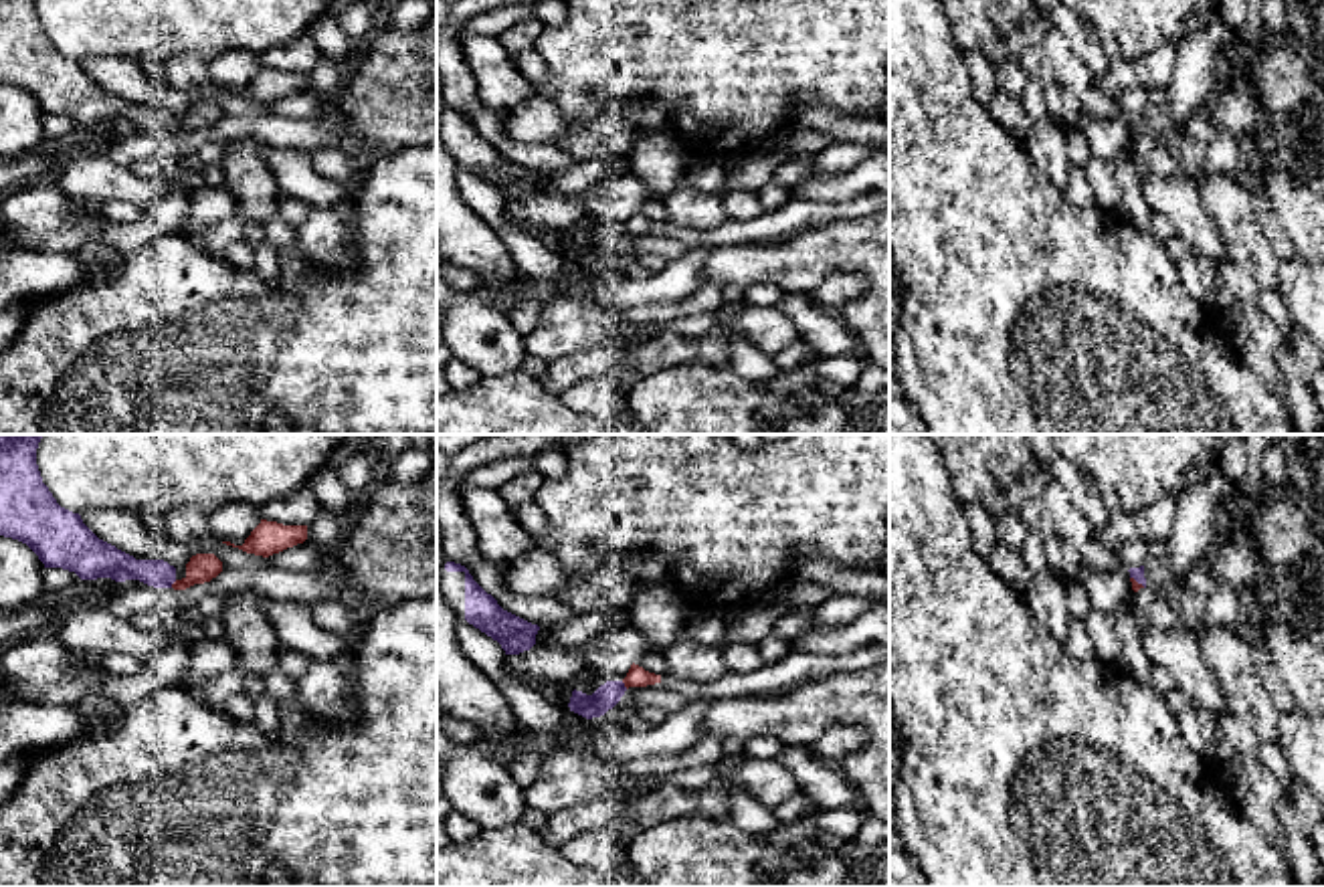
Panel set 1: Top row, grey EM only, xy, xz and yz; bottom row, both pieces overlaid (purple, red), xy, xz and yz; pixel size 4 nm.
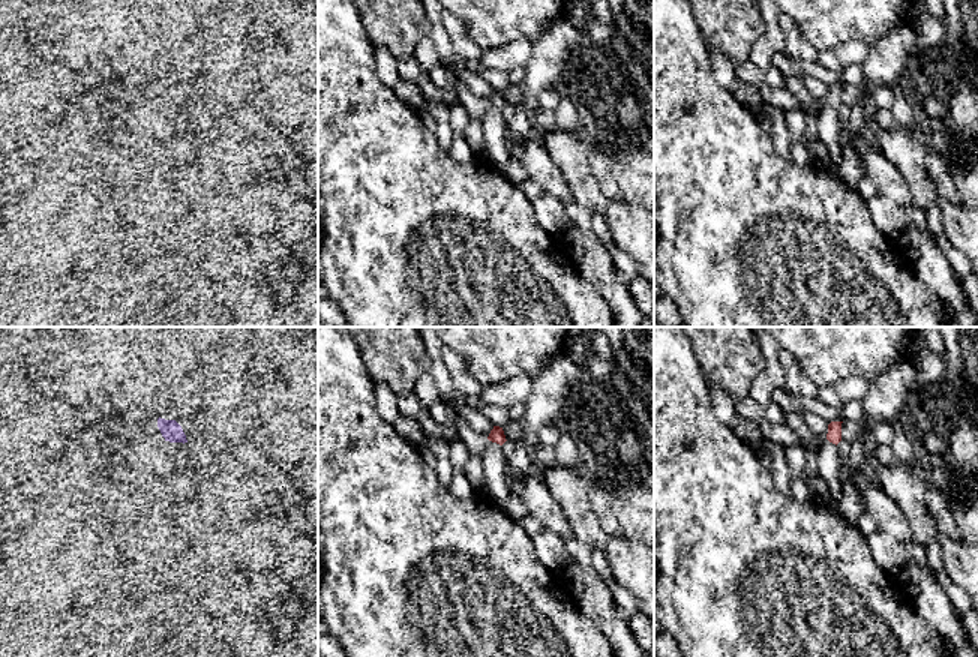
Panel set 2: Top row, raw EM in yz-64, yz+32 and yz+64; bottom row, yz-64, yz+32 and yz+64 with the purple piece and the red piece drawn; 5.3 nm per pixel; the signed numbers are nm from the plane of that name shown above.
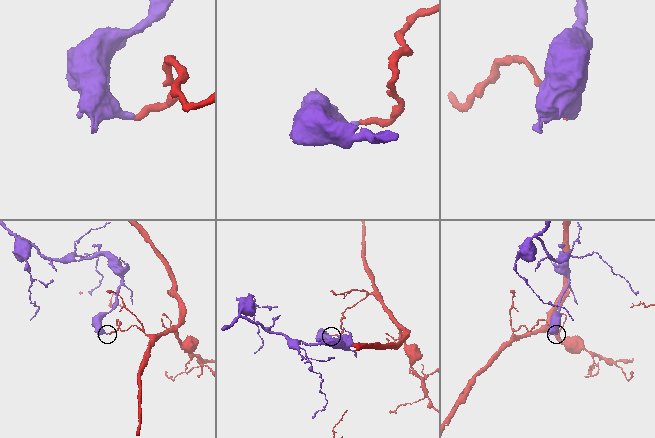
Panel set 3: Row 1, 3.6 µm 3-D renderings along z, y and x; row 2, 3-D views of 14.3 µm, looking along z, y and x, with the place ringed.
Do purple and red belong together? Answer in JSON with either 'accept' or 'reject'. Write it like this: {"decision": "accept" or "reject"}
{"decision": "reject"}

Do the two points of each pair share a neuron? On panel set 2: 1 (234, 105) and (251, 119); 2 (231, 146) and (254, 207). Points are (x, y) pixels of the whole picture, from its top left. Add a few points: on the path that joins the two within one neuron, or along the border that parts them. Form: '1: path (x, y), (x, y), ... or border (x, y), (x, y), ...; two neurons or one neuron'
1: path (239, 107), (246, 114); one neuron
2: path (234, 161), (237, 185), (243, 192); one neuron

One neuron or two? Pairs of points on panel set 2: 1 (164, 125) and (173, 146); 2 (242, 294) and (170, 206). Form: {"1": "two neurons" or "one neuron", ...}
{"1": "two neurons", "2": "one neuron"}

